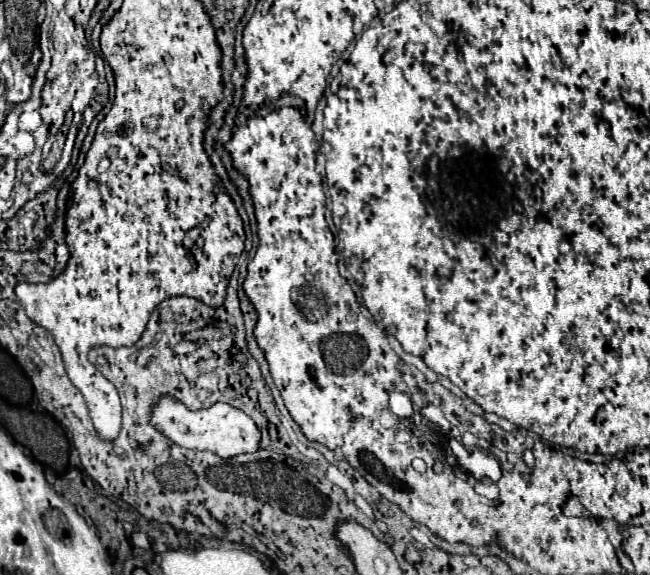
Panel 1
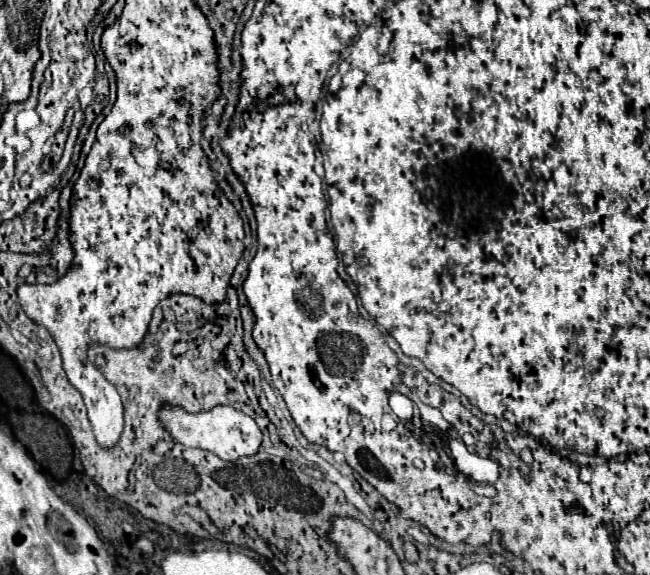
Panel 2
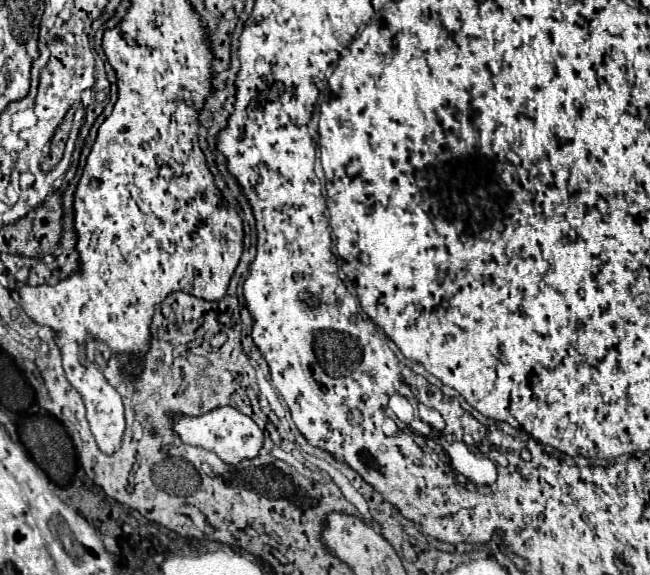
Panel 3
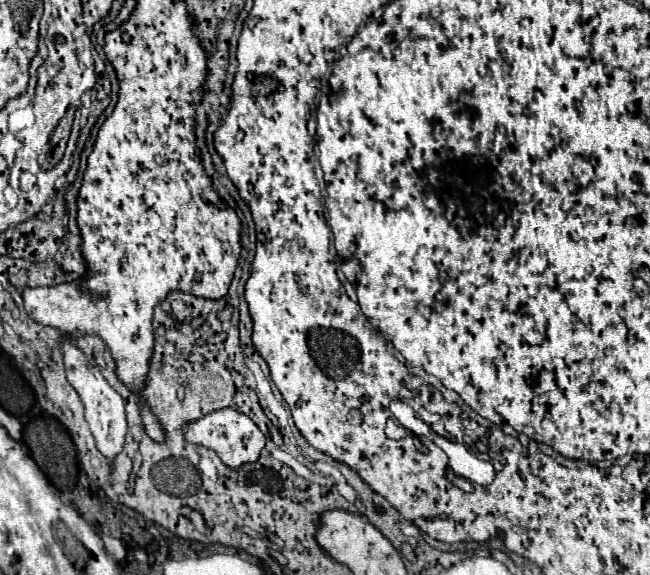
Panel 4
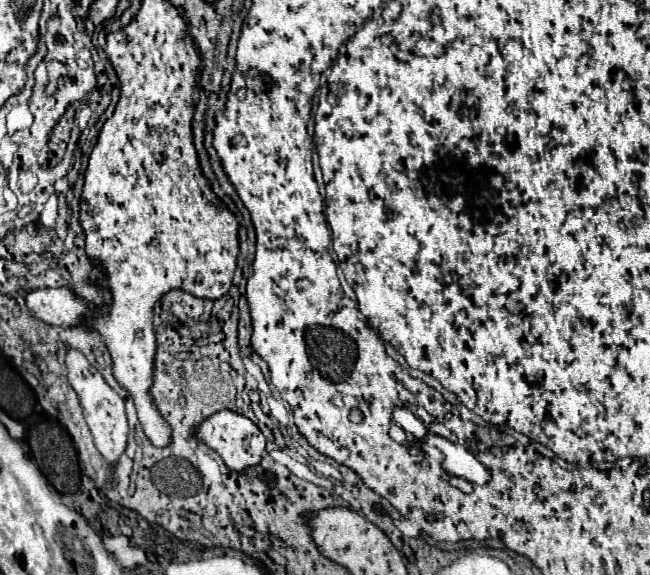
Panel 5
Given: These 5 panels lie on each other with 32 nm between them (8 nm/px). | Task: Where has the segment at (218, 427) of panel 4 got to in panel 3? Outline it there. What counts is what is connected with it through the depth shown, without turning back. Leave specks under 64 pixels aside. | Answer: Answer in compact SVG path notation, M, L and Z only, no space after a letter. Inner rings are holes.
M222 406L222 408L216 408L216 410L206 412L202 416L196 416L196 418L182 416L176 422L174 430L182 438L184 444L202 446L206 450L212 450L212 452L216 452L220 456L222 462L226 462L230 466L236 466L242 460L256 458L258 452L260 452L260 448L262 448L262 444L264 444L264 434L256 426L256 422L250 416L242 414L240 410L236 410L232 406Z

